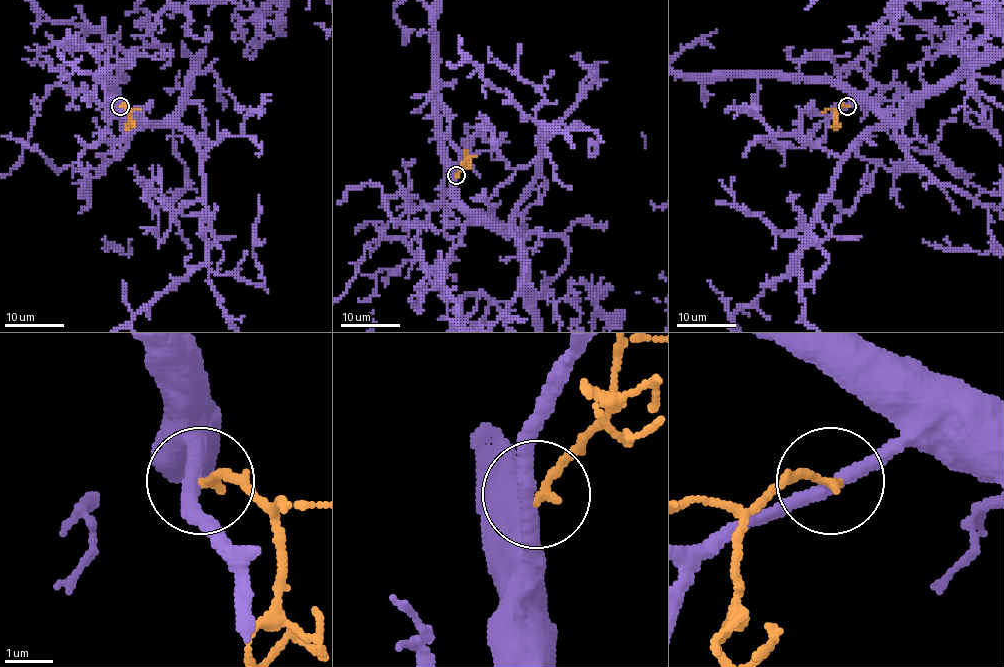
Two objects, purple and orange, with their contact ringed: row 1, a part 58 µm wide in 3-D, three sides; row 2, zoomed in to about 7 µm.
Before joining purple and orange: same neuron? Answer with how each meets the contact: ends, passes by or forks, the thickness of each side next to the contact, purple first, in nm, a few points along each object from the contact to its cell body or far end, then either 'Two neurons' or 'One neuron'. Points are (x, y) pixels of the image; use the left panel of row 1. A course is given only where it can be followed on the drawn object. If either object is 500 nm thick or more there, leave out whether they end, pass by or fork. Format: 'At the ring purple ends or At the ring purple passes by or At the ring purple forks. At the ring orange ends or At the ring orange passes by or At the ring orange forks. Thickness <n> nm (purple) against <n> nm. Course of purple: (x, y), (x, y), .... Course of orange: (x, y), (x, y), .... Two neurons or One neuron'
At the ring purple passes by. At the ring orange ends. Thickness 300 nm (purple) against 190 nm. Course of orange: (120, 105), (129, 111), (128, 129), (135, 127). Two neurons

